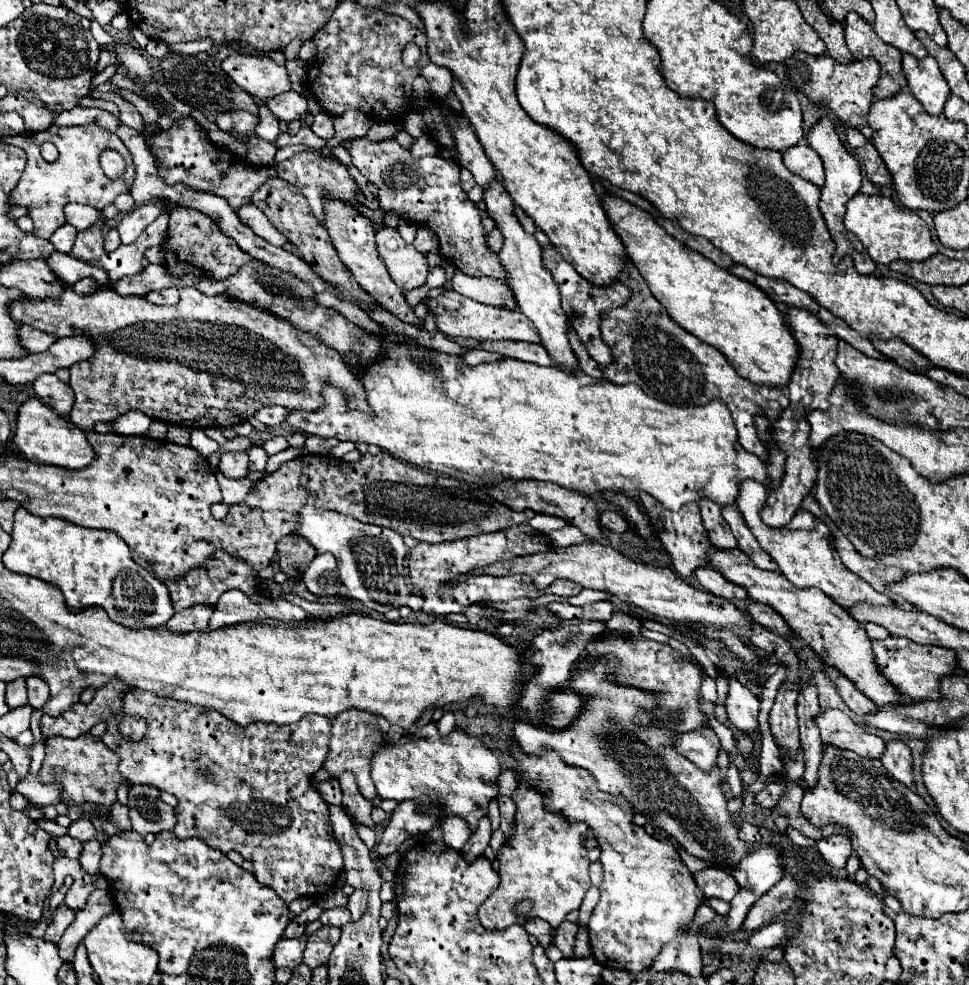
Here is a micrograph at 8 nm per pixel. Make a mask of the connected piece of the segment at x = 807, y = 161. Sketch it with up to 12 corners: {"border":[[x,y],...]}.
{"border":[[809,145],[783,155],[785,165],[815,185],[825,183],[823,163]]}

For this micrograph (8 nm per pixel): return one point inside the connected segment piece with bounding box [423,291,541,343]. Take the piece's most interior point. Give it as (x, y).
(455, 315)

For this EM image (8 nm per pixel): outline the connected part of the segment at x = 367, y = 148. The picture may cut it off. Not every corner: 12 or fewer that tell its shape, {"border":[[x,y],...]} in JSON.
{"border":[[393,139],[343,141],[383,211],[433,229],[471,277],[505,269],[459,167]]}

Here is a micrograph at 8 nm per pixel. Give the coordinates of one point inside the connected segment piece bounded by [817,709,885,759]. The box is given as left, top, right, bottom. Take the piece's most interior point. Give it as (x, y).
(838, 729)

